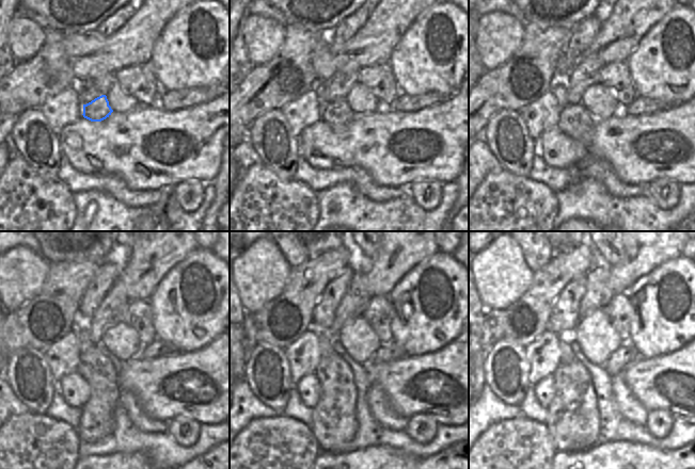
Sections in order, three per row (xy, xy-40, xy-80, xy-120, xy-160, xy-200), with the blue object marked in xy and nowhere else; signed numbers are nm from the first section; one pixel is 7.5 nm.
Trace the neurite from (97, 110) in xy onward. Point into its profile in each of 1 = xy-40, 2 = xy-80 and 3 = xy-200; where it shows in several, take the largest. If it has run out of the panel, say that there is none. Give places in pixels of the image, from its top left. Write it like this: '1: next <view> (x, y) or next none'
1: next xy-40 (338, 115)
2: next xy-80 (575, 122)
3: next xy-200 (572, 419)

